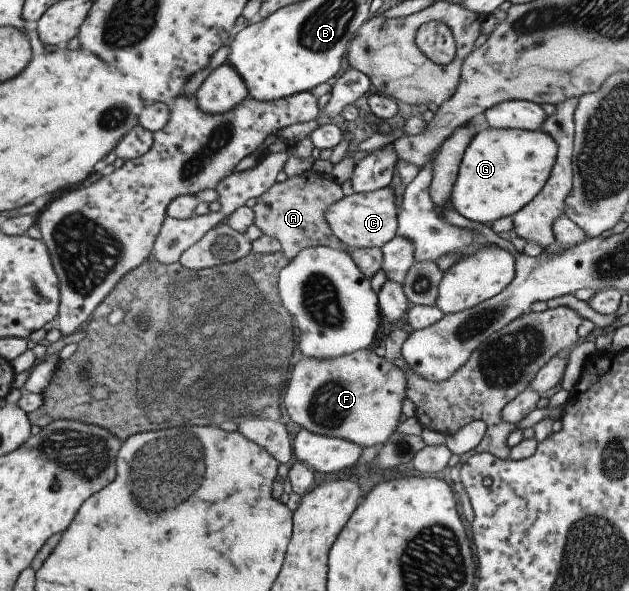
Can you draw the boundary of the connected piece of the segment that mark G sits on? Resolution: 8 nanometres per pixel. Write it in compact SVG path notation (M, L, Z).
M487 128L475 133L459 162L449 204L461 217L486 225L500 217L512 216L545 185L556 149L555 141L540 129Z

